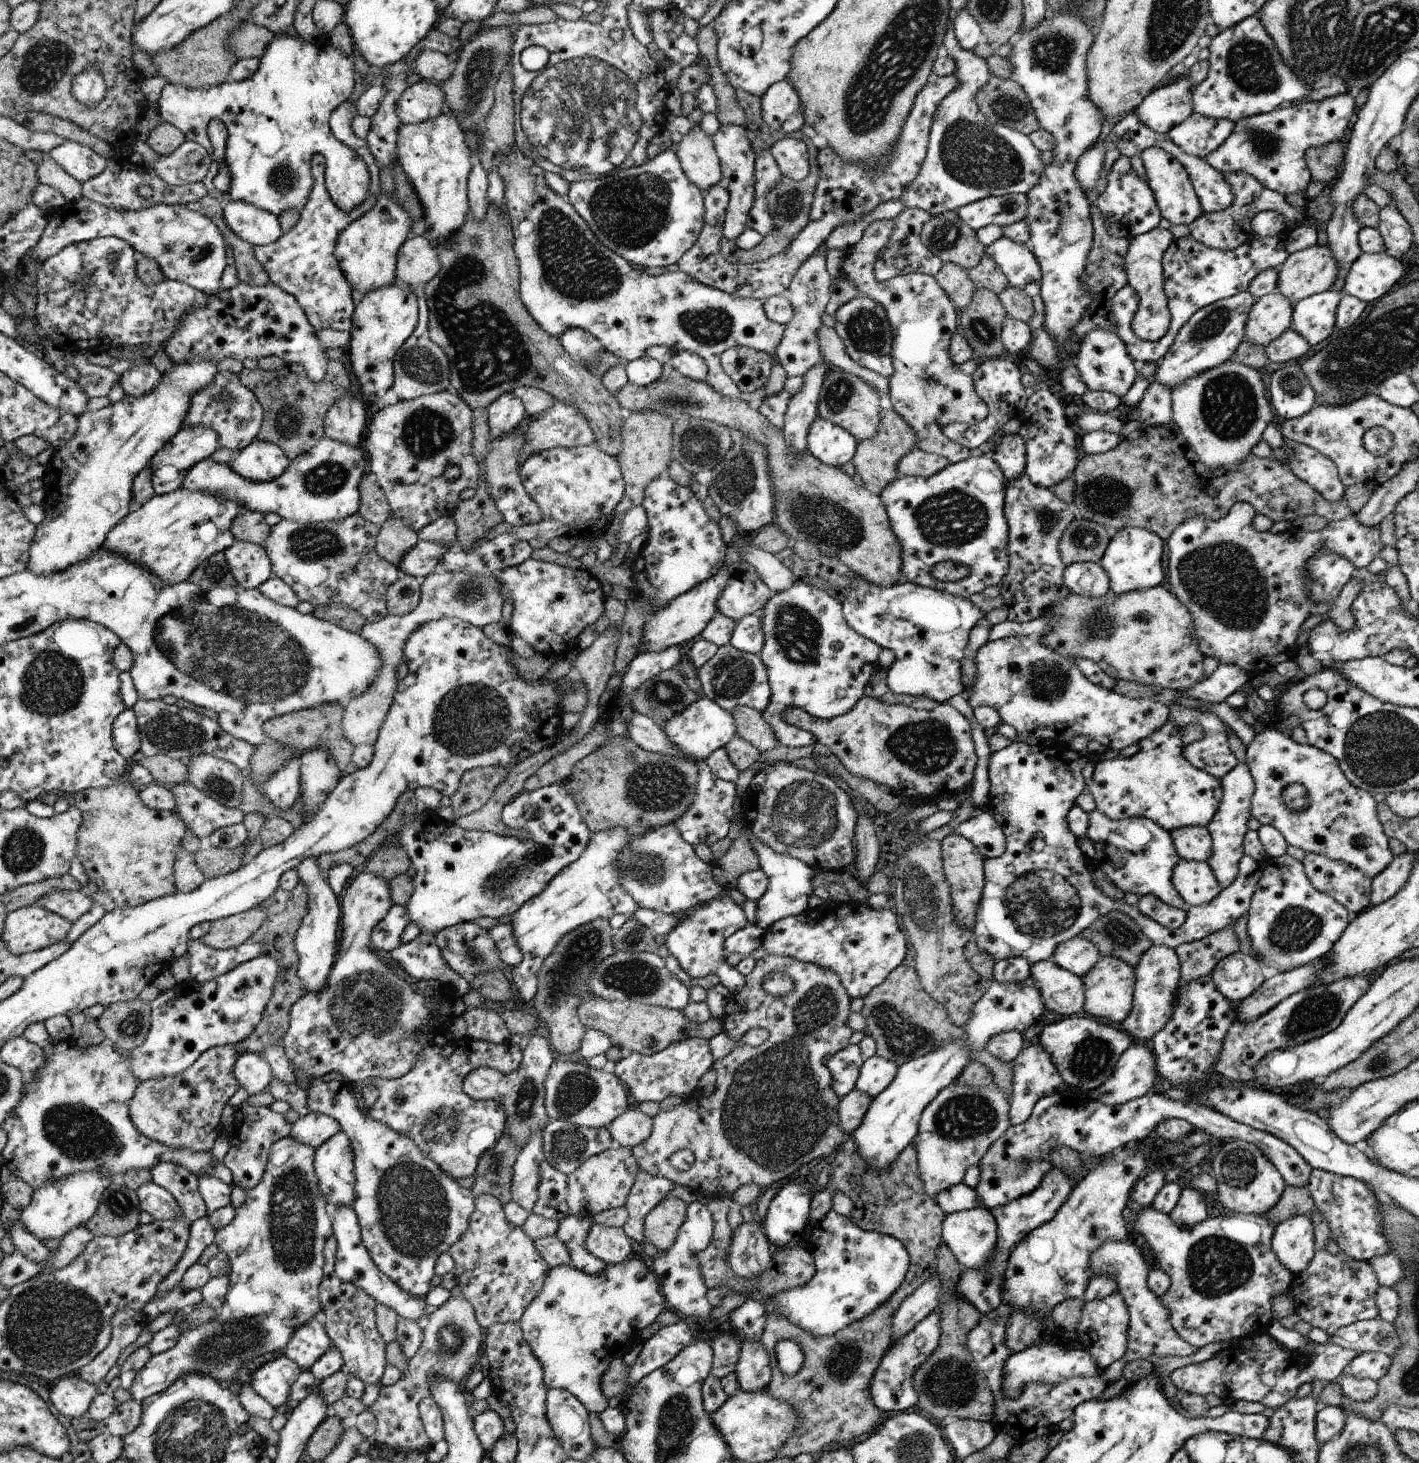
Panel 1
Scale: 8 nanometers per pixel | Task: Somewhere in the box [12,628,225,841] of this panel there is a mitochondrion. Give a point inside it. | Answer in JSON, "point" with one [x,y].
{"point":[51,683]}

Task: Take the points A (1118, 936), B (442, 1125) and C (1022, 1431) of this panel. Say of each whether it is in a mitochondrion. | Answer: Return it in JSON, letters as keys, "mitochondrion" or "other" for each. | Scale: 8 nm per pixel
{"A":"mitochondrion","B":"mitochondrion","C":"other"}

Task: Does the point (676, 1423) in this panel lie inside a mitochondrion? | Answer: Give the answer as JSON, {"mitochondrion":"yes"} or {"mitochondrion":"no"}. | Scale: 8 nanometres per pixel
{"mitochondrion":"yes"}

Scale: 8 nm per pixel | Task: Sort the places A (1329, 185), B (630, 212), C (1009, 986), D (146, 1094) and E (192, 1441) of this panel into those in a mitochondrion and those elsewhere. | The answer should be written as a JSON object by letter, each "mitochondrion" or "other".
{"A":"other","B":"mitochondrion","C":"other","D":"other","E":"mitochondrion"}

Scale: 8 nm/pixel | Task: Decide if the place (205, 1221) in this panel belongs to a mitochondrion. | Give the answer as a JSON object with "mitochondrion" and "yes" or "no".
{"mitochondrion":"no"}

